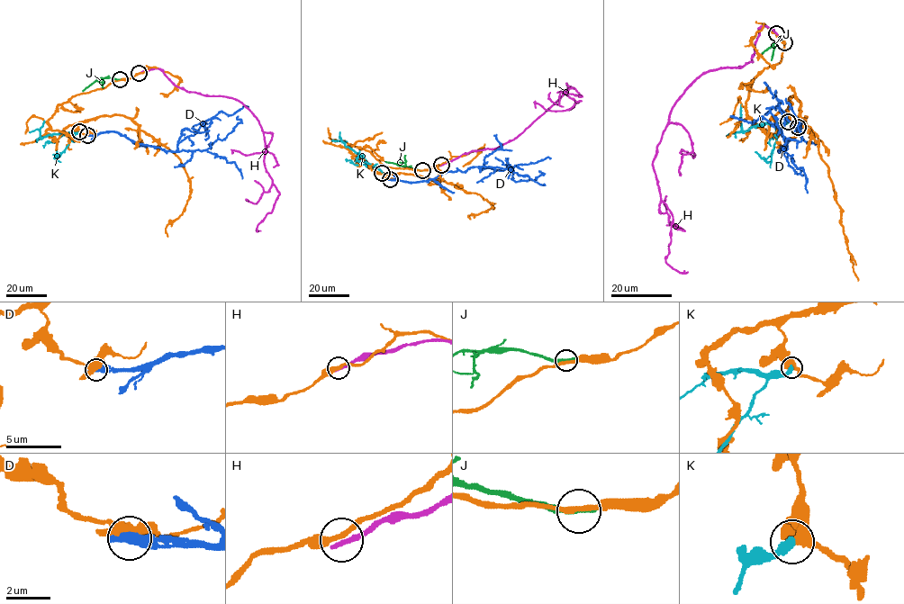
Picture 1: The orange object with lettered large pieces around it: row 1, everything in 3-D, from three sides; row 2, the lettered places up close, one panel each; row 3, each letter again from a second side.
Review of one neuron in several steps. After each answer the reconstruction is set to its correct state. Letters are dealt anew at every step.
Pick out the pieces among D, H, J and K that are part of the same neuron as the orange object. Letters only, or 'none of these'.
none of these

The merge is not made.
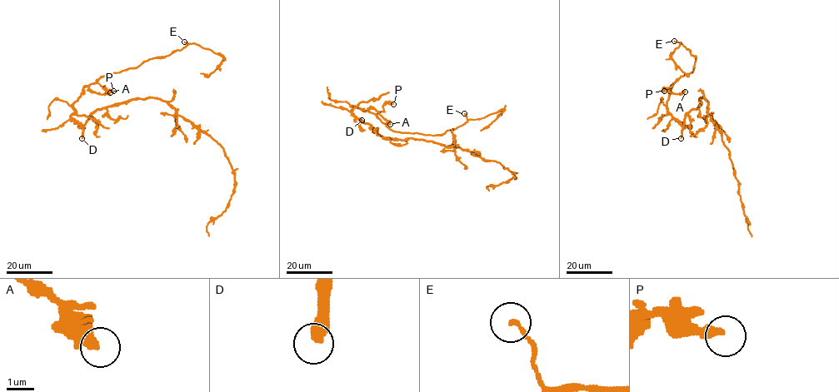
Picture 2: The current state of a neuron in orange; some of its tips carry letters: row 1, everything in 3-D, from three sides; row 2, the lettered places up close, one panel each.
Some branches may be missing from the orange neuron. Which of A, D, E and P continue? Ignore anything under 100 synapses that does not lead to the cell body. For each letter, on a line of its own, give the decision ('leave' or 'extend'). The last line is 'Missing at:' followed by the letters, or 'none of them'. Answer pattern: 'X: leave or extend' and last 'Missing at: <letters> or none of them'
A: leave
D: extend
E: leave
P: leave
Missing at: D

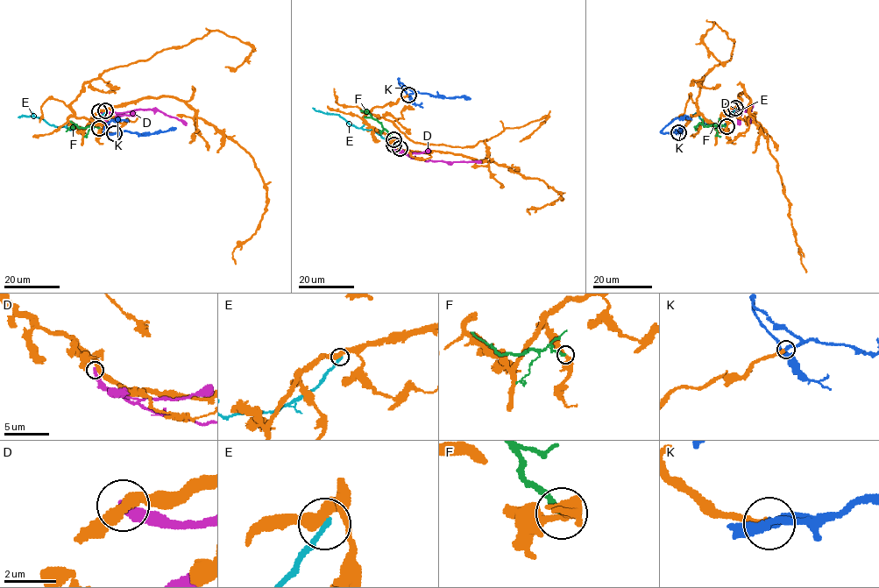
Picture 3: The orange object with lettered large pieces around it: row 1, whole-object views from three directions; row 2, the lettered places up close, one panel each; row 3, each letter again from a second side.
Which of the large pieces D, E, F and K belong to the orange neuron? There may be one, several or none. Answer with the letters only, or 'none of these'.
K

